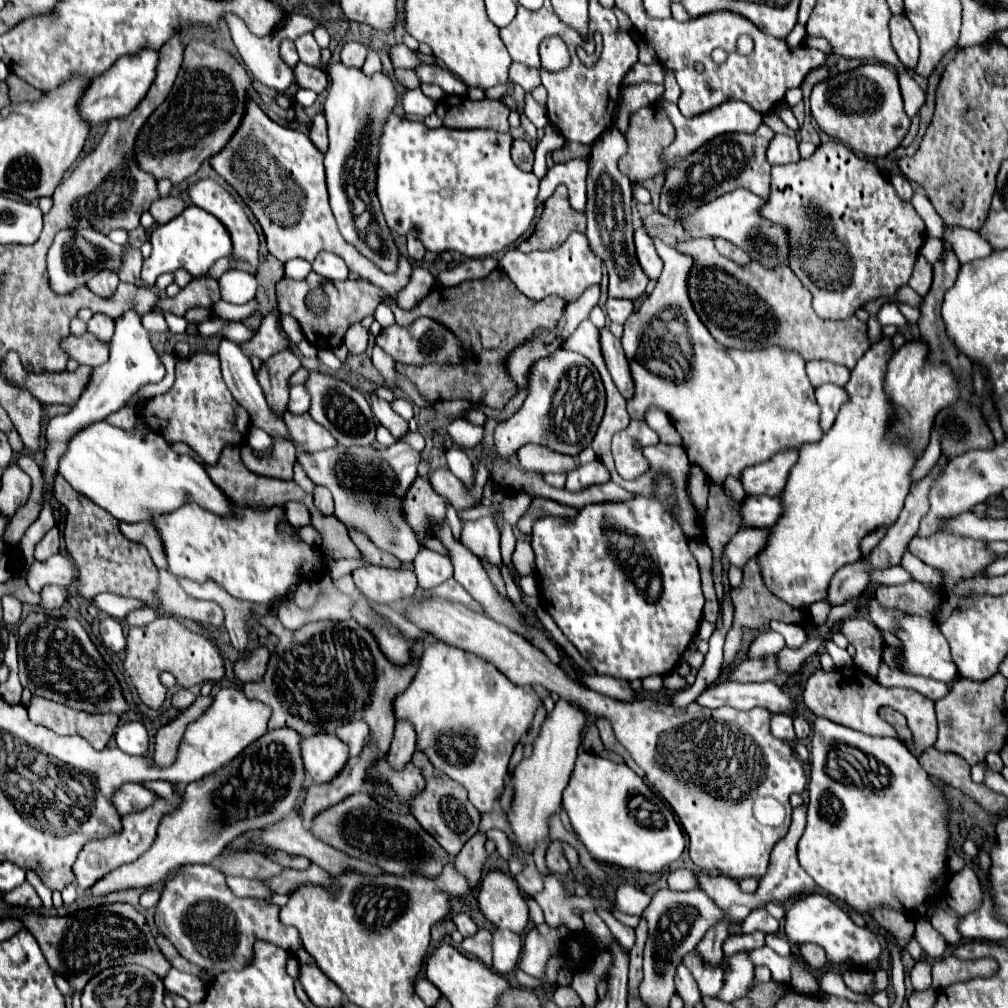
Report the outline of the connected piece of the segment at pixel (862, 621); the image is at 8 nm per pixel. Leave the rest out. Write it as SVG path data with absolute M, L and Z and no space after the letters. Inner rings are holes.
M852 616L852 618L842 618L838 624L838 630L856 648L854 664L862 668L868 676L876 676L882 660L882 638L876 626L866 618Z

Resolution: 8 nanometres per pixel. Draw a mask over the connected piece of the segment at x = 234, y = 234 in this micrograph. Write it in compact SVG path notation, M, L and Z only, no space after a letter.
M202 180L202 182L196 182L194 186L190 186L190 200L194 202L194 206L198 206L198 208L210 212L212 216L216 216L224 224L224 228L230 232L232 246L234 246L234 250L232 250L232 258L234 258L232 270L242 270L242 272L248 272L248 274L256 276L256 272L258 272L260 240L258 240L254 224L248 220L244 208L236 202L236 198L226 188L216 184L214 180Z

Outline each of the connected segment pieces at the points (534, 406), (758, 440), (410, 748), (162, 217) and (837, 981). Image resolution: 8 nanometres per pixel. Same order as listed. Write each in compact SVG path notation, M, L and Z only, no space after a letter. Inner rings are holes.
M556 350L550 358L544 358L544 360L536 362L536 366L532 370L530 392L528 392L528 398L522 404L522 408L512 418L508 418L508 420L504 420L496 426L496 432L494 432L496 452L498 452L500 458L508 458L520 446L532 442L532 444L548 446L550 450L560 452L560 454L578 456L580 450L584 450L592 444L594 434L596 434L596 426L600 424L600 420L604 416L604 404L606 404L606 394L604 394L604 386L602 386L602 380L600 380L600 374L598 374L596 366L592 362L588 362L586 356L582 356L578 352Z
M658 236L650 238L664 262L664 270L654 292L624 324L622 346L636 384L636 394L628 400L630 418L644 420L644 410L650 406L658 406L672 416L672 424L682 436L682 448L686 448L688 460L700 466L712 484L722 484L728 476L740 480L744 468L760 464L784 448L800 448L806 442L818 442L824 432L820 428L820 406L804 370L806 362L792 352L782 352L780 348L728 350L712 340L688 300L686 278L692 262L684 254L660 242ZM668 376L684 376L684 380L674 382Z
M398 720L394 740L388 750L388 762L394 768L402 768L406 762L412 760L414 750L416 750L416 732L414 732L412 722Z
M168 196L168 198L158 198L150 206L150 214L154 216L156 224L166 224L172 218L176 218L184 208L186 208L186 202L180 196Z
M827 969L828 971L822 972L818 981L820 990L826 994L837 994L838 996L845 997L854 1002L862 1002L865 1000L865 996L856 994L848 989L842 979L840 973Z

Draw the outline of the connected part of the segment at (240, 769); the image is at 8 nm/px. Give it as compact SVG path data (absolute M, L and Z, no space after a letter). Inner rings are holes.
M292 728L270 730L224 768L190 782L182 804L162 820L152 848L138 860L98 880L88 894L100 896L126 888L146 888L168 880L184 864L212 864L240 834L272 826L286 818L294 810L304 786L300 740L302 736Z

